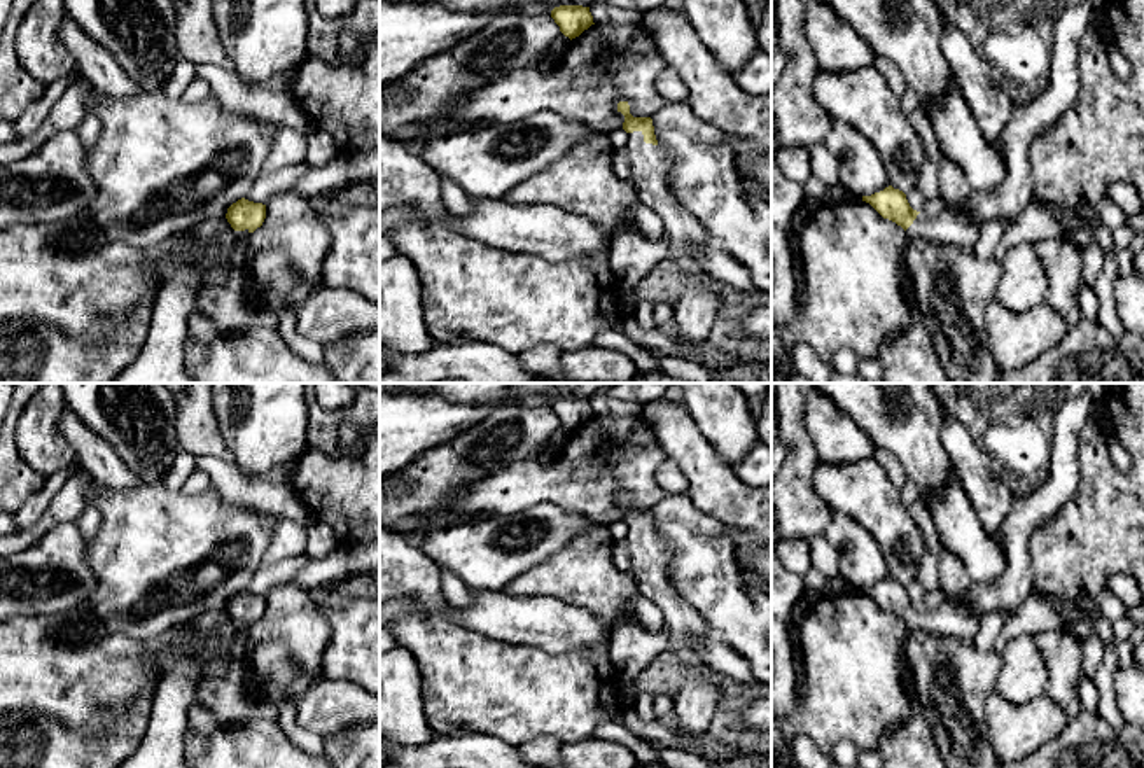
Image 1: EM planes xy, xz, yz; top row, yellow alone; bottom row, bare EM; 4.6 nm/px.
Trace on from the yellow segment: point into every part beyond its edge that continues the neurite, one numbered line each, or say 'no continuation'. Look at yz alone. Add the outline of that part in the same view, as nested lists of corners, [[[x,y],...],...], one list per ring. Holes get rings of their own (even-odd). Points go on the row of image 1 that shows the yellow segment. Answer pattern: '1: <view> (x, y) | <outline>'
1: yz (955, 226) | [[[962,206],[948,208],[934,217],[920,212],[906,229],[910,238],[927,240],[931,243],[952,243],[973,248],[980,238],[978,224]]]

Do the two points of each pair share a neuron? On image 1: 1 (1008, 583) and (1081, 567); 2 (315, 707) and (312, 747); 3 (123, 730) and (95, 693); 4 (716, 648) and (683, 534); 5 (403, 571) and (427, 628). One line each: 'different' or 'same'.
1: different
2: different
3: different
4: different
5: same

